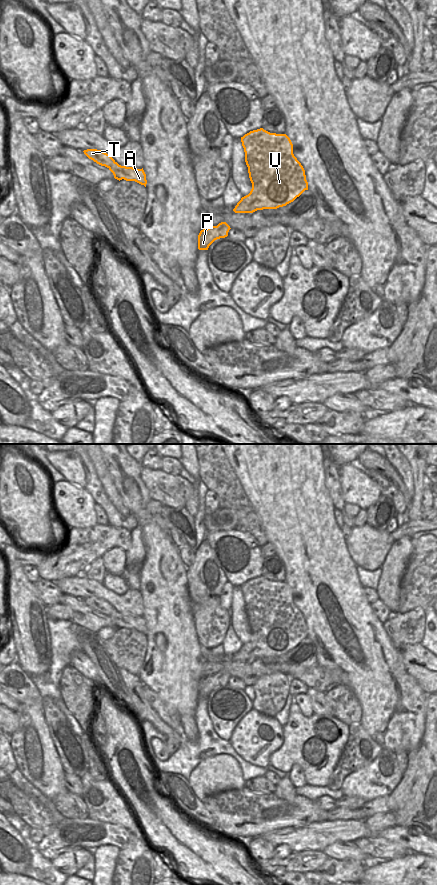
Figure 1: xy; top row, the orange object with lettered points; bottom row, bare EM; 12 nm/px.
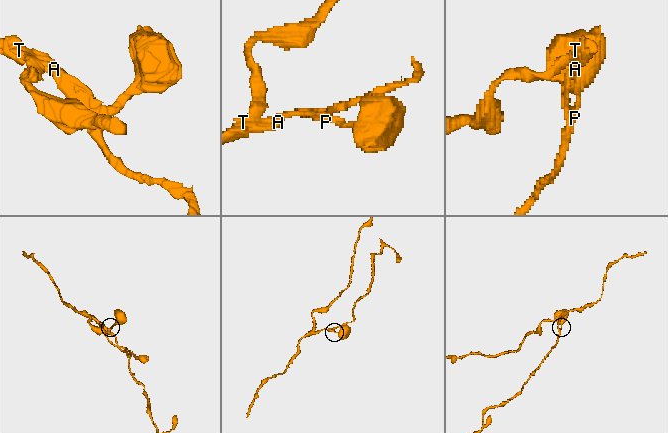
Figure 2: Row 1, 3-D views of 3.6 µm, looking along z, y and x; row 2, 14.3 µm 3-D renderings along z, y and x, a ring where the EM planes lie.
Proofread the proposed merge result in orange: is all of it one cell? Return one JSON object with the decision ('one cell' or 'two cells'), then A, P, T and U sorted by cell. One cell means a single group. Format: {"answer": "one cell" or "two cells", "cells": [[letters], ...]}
{"answer": "two cells", "cells": [["A", "P", "U"], ["T"]]}

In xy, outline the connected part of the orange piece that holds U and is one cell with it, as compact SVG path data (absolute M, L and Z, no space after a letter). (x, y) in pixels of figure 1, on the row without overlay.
M260 576L245 582L241 585L241 590L252 637L237 651L233 657L235 661L277 657L293 650L305 638L308 638L305 618L294 604L293 592L286 582L270 581Z

